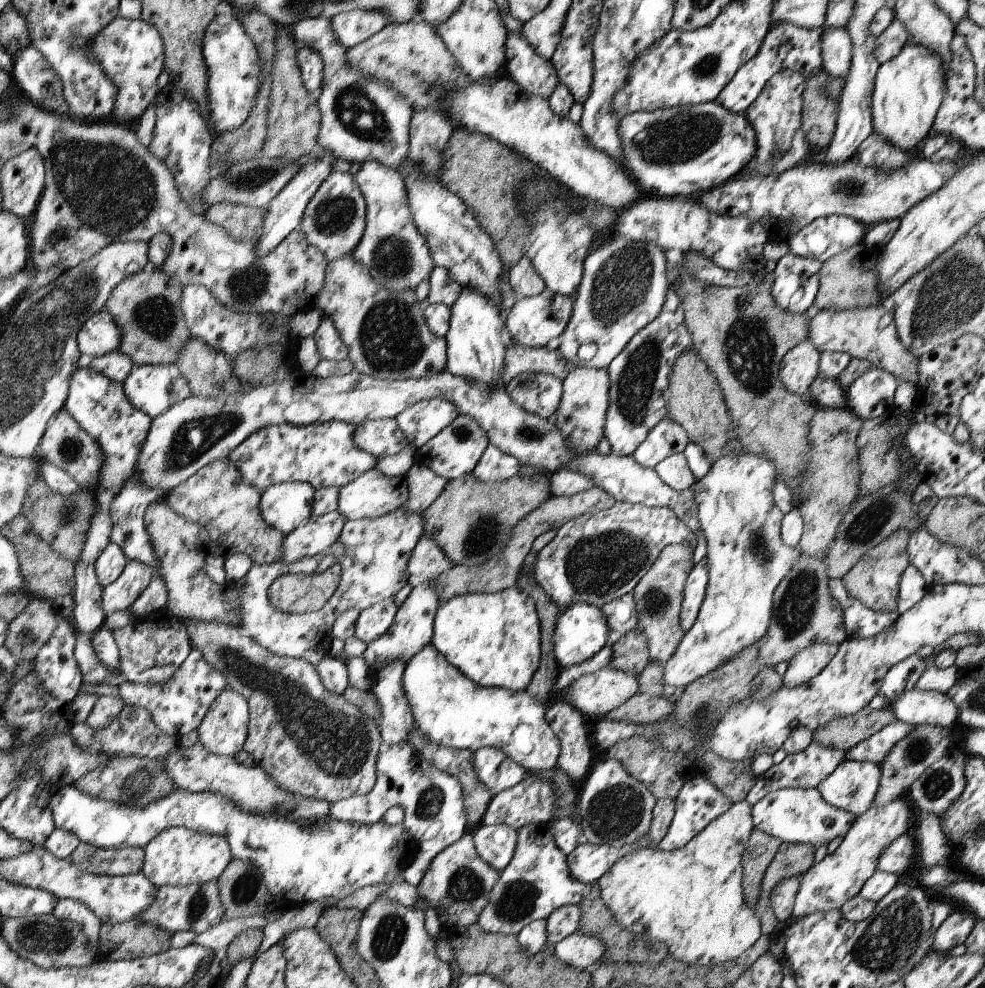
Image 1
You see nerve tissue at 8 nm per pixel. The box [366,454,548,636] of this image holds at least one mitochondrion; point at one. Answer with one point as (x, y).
(483, 535)

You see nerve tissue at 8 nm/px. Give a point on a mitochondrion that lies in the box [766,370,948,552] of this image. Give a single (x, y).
(865, 527)

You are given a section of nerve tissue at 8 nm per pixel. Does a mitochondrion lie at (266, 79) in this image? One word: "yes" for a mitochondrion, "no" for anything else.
no

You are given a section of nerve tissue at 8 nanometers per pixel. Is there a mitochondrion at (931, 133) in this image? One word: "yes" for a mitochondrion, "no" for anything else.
no

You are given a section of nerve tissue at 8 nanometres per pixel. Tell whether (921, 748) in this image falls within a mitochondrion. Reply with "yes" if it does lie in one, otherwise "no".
yes

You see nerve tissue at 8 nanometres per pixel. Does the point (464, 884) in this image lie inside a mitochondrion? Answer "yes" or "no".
yes

